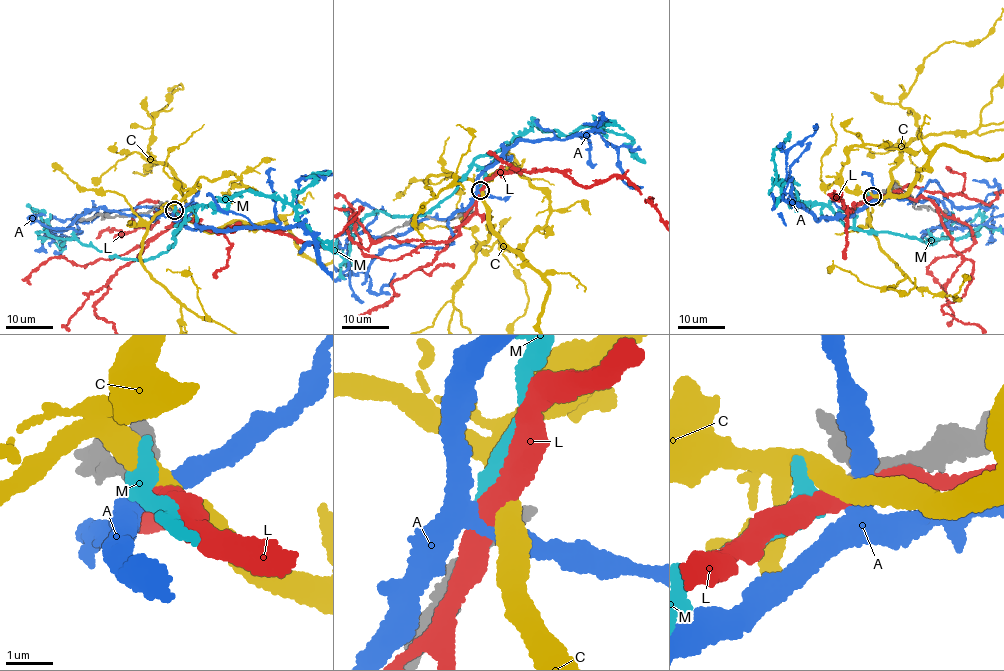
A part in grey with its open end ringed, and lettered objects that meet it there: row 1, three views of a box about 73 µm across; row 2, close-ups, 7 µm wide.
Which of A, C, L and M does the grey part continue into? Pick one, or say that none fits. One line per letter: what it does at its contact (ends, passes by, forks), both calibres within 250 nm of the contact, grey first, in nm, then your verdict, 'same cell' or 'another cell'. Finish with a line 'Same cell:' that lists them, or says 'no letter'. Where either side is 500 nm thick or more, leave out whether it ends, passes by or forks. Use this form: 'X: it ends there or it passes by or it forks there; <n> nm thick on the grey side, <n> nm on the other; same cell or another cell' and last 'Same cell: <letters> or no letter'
A: it forks there; 320 nm thick on the grey side, 360 nm on the other; another cell
C: it passes by; 360 nm thick on the grey side, 480 nm on the other; another cell
L: it passes by; 380 nm thick on the grey side, 440 nm on the other; another cell
M: it passes by; 320 nm thick on the grey side, 360 nm on the other; same cell
Same cell: M

